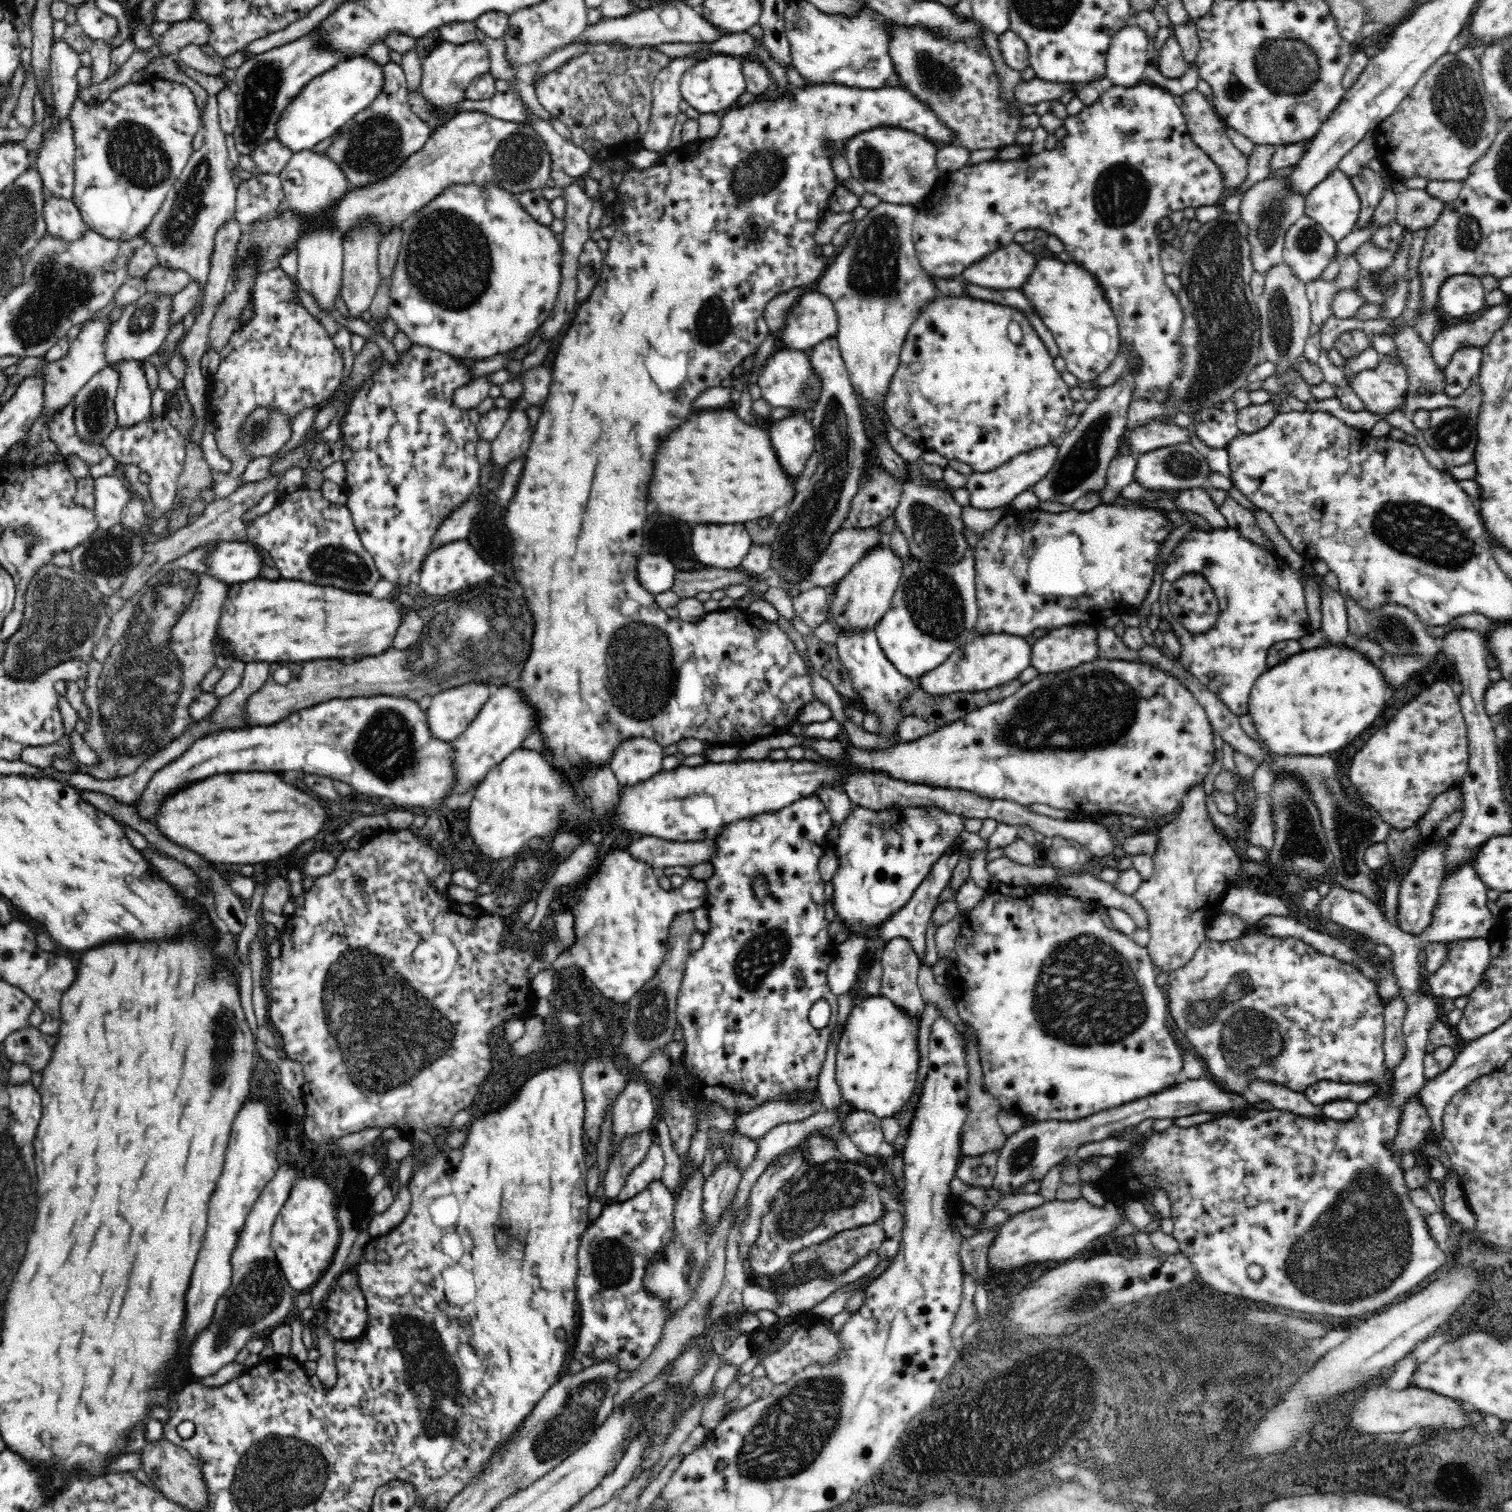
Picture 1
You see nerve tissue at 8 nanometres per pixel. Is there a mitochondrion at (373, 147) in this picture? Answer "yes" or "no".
yes

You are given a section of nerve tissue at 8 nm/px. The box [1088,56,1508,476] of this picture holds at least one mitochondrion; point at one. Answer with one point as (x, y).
(1225, 320)

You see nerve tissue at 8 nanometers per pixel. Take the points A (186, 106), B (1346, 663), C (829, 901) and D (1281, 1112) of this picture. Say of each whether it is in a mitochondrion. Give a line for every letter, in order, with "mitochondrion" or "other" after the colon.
A: other
B: other
C: other
D: other

